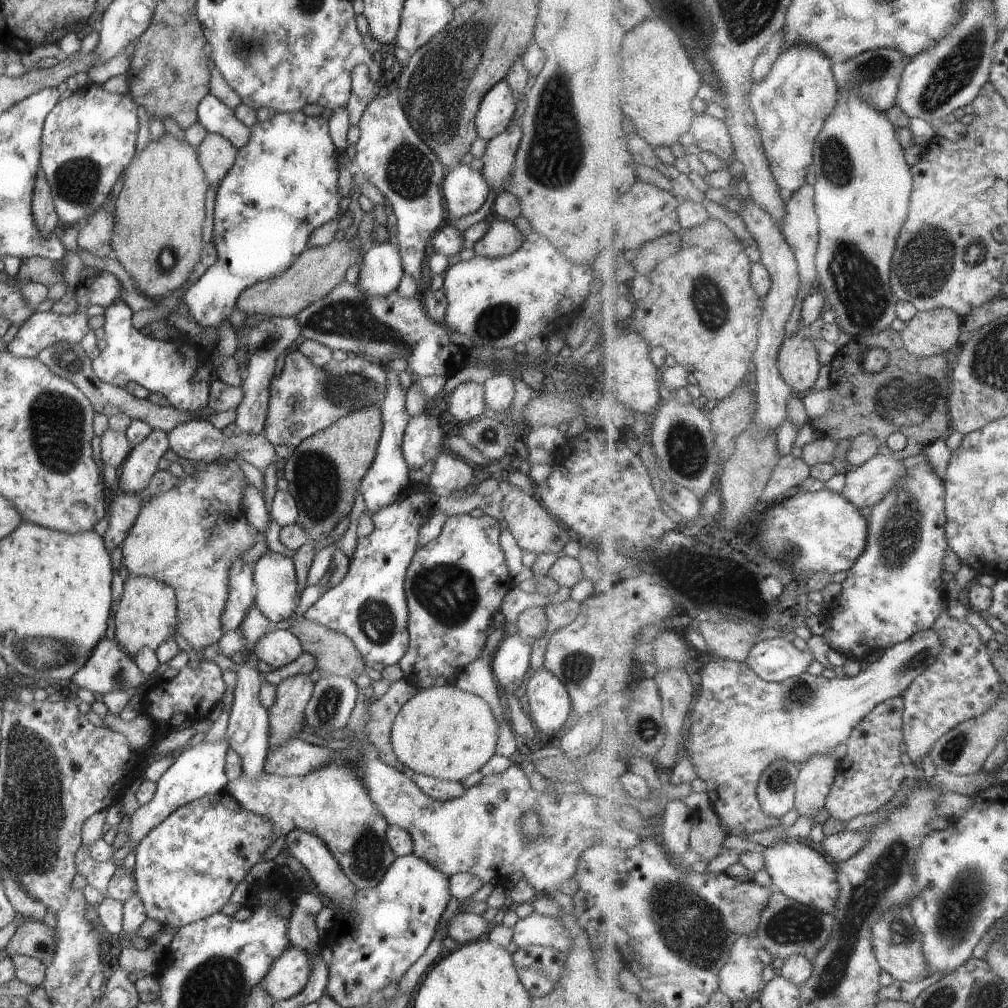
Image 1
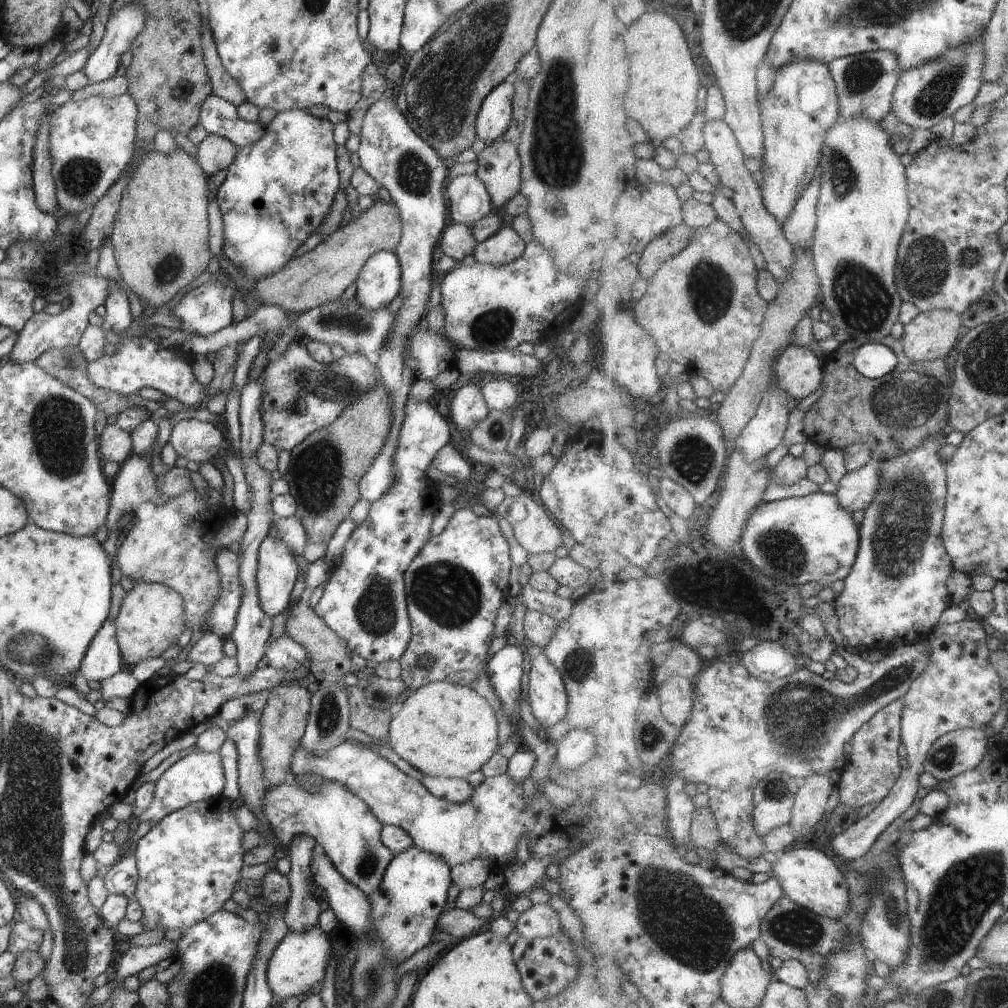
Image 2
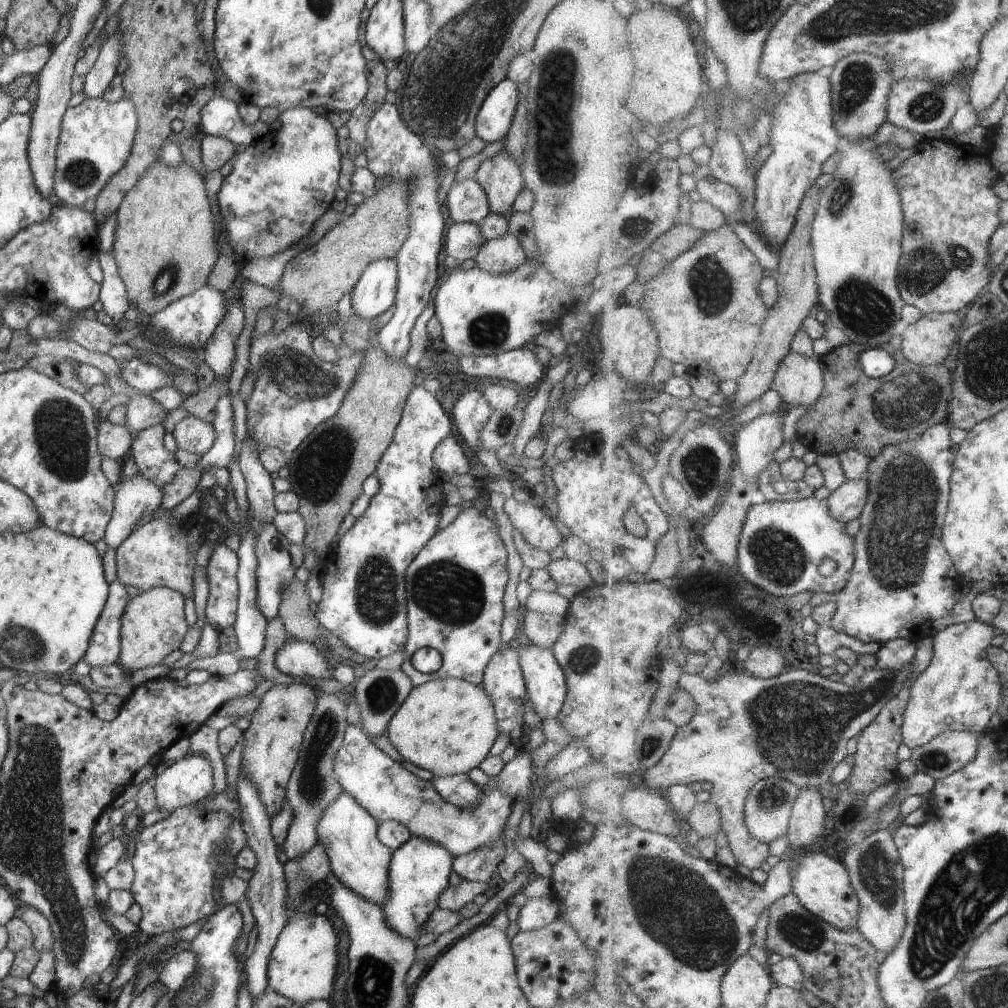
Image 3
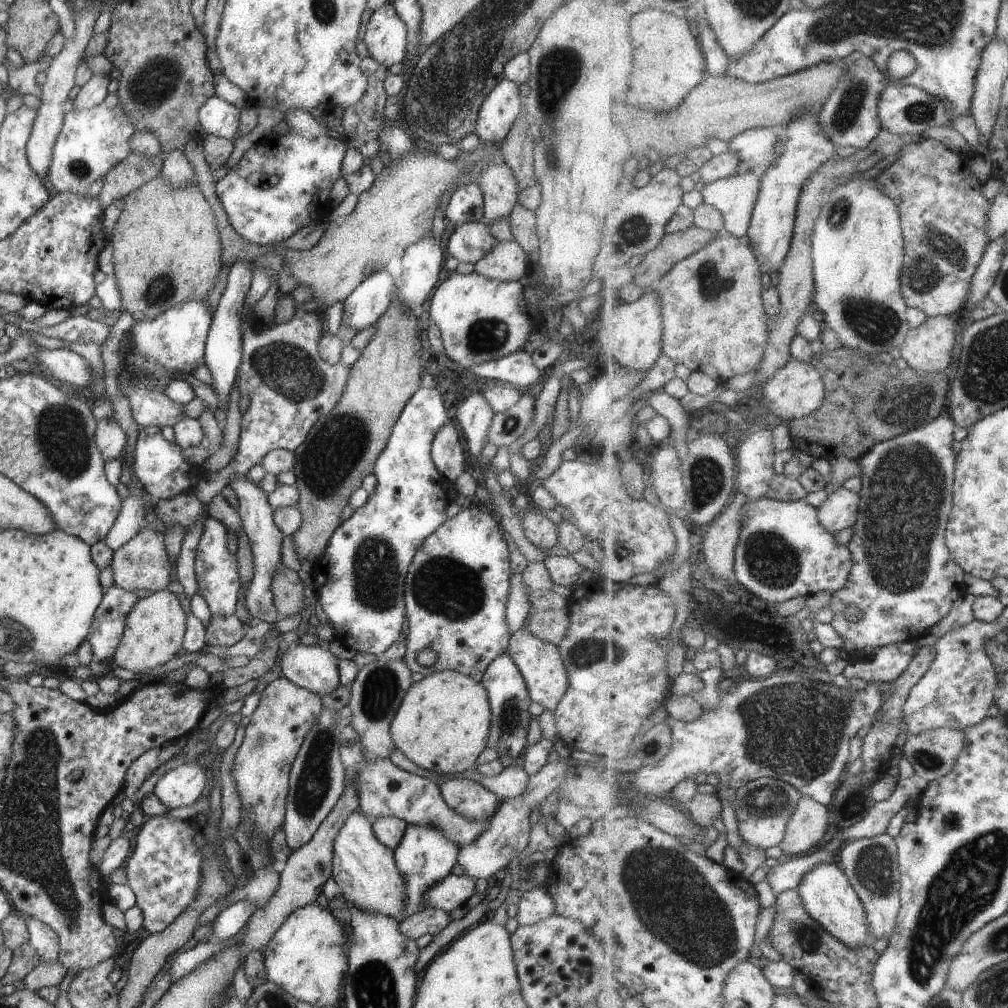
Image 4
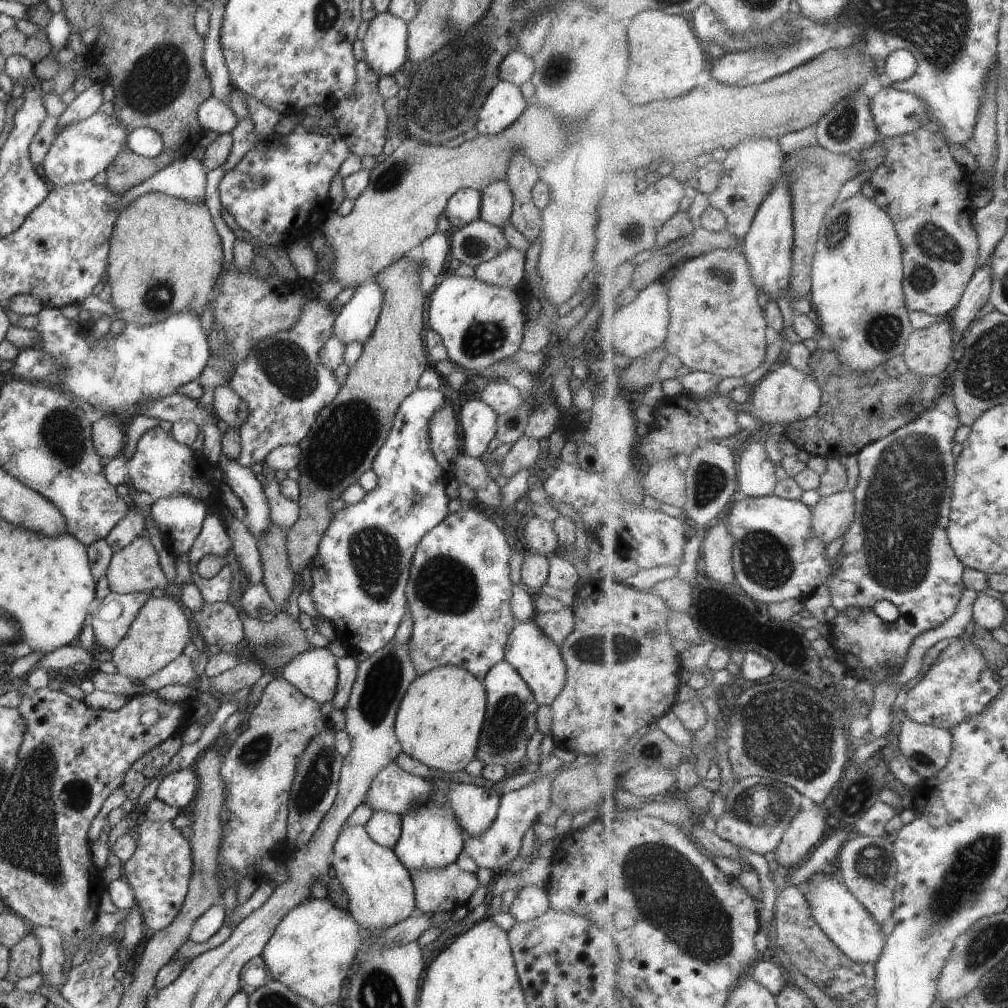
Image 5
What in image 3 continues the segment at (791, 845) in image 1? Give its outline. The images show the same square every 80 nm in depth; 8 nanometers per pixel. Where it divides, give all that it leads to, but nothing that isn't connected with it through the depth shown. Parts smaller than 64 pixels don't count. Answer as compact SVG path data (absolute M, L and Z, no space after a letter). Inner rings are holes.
M808 852L798 856L793 856L796 860L792 863L792 891L797 895L801 904L817 915L825 922L831 923L835 928L842 931L858 928L858 916L860 914L860 900L858 893L855 892L854 885L850 881L850 873L845 870L845 864L836 862L833 858L823 854L823 852Z

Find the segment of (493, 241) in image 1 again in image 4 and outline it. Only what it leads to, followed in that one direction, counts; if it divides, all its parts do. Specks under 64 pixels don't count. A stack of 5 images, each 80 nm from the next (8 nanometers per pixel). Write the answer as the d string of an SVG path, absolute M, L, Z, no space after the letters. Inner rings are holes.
M497 242L474 264L474 272L488 279L516 281L527 274L528 258L515 242Z

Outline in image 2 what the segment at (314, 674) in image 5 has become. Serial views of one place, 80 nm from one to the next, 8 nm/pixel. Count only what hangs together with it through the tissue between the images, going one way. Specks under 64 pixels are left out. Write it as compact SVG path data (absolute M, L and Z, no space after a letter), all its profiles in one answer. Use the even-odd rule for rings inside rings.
M285 633L266 642L264 655L268 666L278 671L290 673L301 667L310 666L307 651Z

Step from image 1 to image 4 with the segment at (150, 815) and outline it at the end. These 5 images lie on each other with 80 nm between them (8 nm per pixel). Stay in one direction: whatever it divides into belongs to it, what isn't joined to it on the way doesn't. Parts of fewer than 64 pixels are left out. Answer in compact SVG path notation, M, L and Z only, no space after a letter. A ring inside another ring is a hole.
M196 763L177 766L157 780L152 792L168 809L190 805L208 783L204 771Z

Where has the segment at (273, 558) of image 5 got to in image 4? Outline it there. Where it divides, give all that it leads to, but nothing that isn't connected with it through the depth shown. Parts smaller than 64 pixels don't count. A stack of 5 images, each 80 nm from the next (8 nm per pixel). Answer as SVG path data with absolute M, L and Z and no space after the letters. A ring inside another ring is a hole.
M281 564L272 574L270 589L279 620L300 612L303 584L297 573Z

